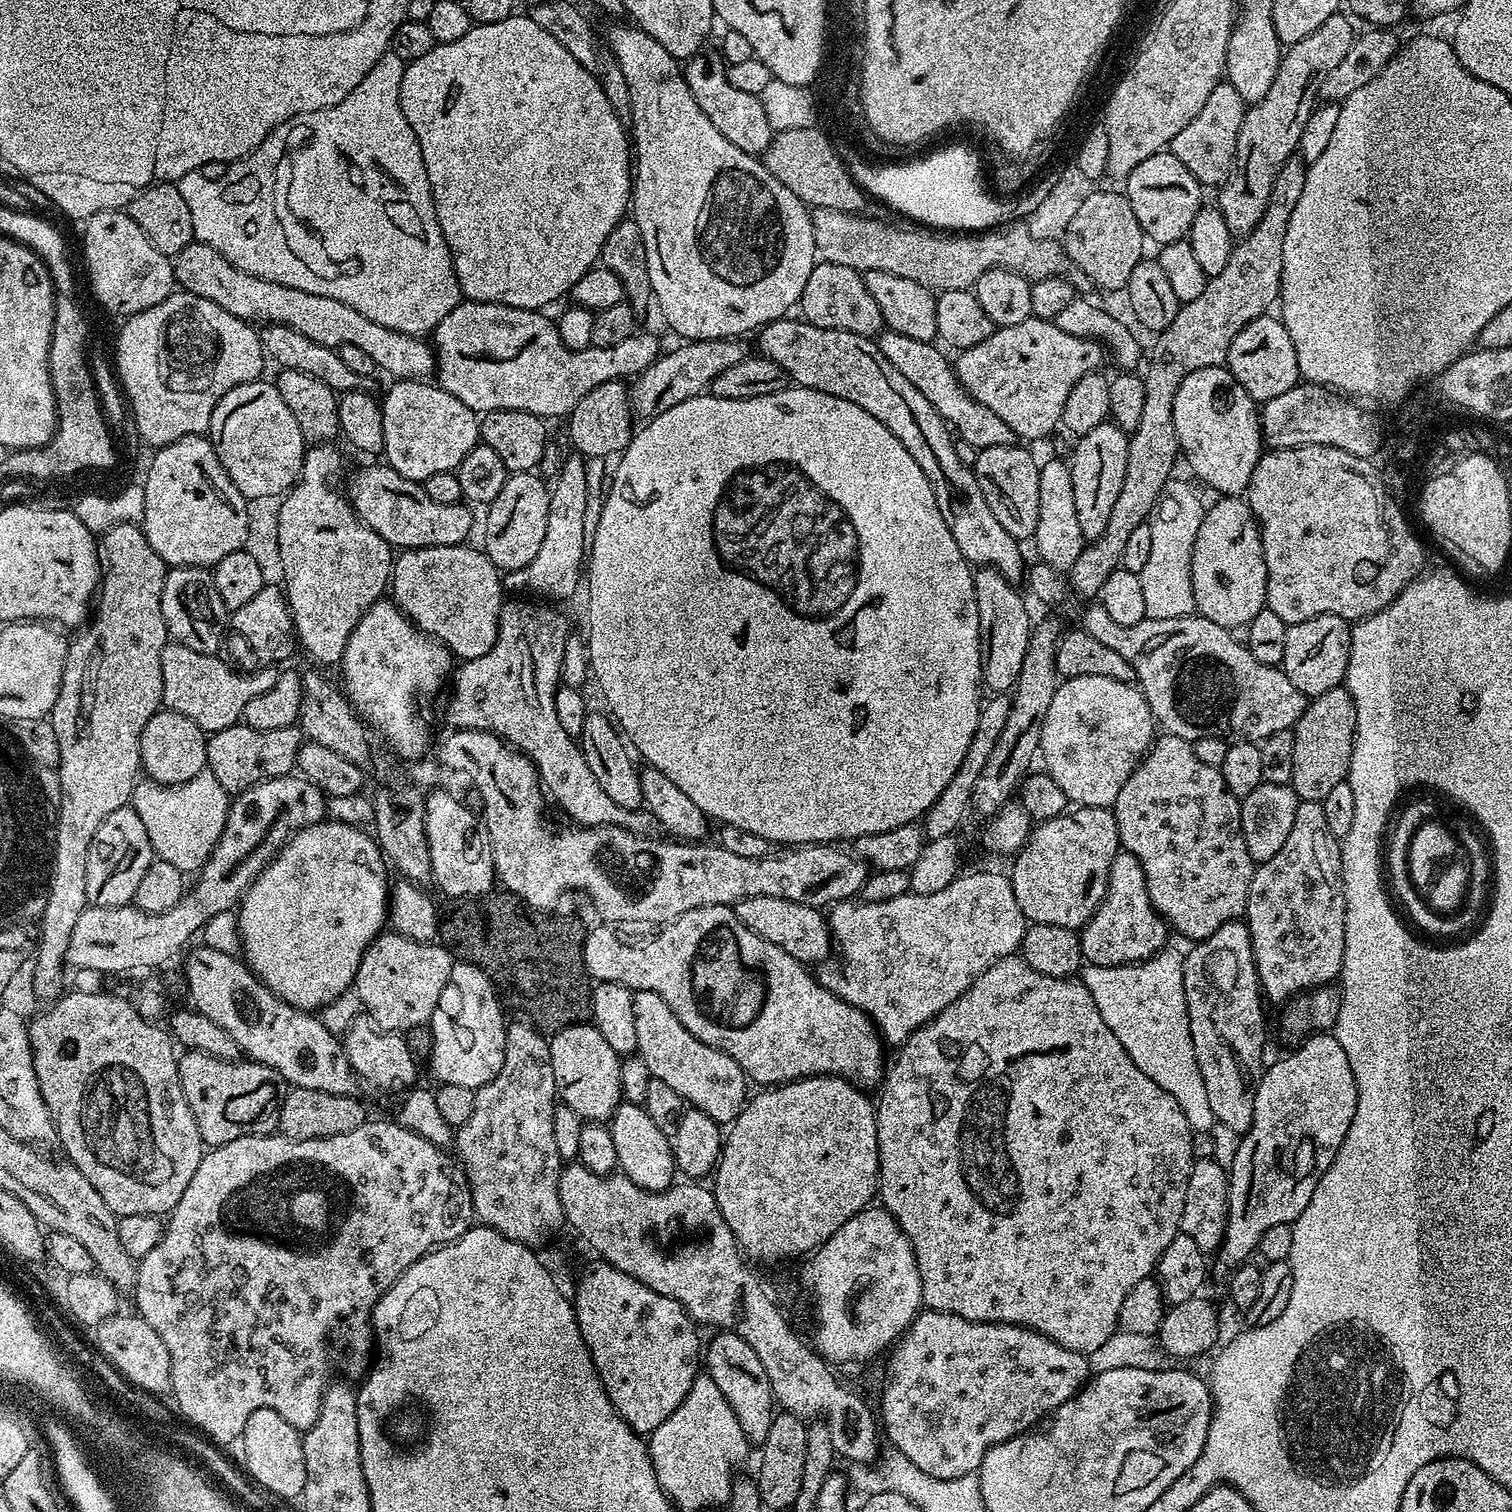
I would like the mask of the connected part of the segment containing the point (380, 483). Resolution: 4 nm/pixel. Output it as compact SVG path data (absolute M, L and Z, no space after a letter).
M368 462L348 480L348 503L359 518L374 534L381 536L393 549L429 548L463 544L472 532L473 509L467 503L442 506L426 494L423 483L402 478L384 462Z

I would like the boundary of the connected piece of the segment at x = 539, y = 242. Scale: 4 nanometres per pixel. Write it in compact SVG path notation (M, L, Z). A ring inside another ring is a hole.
M513 14L507 16L502 22L476 24L464 37L458 38L458 42L436 44L434 50L430 50L430 54L425 54L423 58L418 58L417 60L407 61L402 74L400 105L402 106L402 114L406 114L406 122L410 122L410 130L414 130L414 134L418 138L418 146L422 146L422 158L426 162L426 178L430 178L430 190L434 198L434 210L438 218L438 226L442 230L444 241L452 255L452 268L456 271L456 281L460 283L463 299L494 302L495 304L505 304L515 308L544 310L547 309L546 306L551 300L556 300L559 296L567 297L571 293L573 286L578 282L578 278L582 278L582 274L586 274L599 261L602 246L606 242L606 238L610 238L610 230L614 230L614 226L618 226L618 222L625 219L632 198L634 148L630 143L630 132L624 123L620 121L618 114L614 114L614 106L610 106L610 102L606 98L604 85L600 83L594 73L582 67L552 35L546 34L546 30L542 30L542 26L538 26L538 22L534 22L531 15L524 14L524 16L519 16L519 14Z

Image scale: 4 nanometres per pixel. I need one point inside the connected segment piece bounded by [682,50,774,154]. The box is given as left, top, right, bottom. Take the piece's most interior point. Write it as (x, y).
(739, 117)

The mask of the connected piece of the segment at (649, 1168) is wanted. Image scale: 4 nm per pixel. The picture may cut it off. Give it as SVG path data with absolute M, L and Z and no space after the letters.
M620 1103L611 1118L610 1127L614 1138L614 1151L618 1154L618 1168L621 1173L628 1176L630 1182L634 1182L642 1190L652 1192L666 1191L674 1184L678 1173L674 1154L672 1153L672 1141L658 1125L646 1114L643 1104Z

